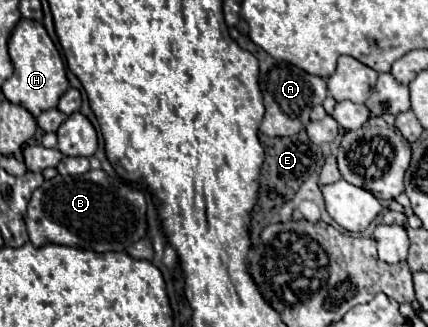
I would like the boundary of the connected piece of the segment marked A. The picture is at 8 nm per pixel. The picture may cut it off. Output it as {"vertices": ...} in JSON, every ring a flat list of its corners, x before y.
{"vertices":[[239,36,237,44,245,50,249,50,257,60,259,60,259,68,261,68,261,76,259,76,259,86,263,92,263,100,265,100,265,116,261,120,261,132,267,136,293,136,297,132,301,132,307,122,309,122,309,112,313,106,321,104,327,96,327,84,323,78,307,74,305,70,275,60,271,58,263,48,259,48,257,44,253,44,247,36]]}

